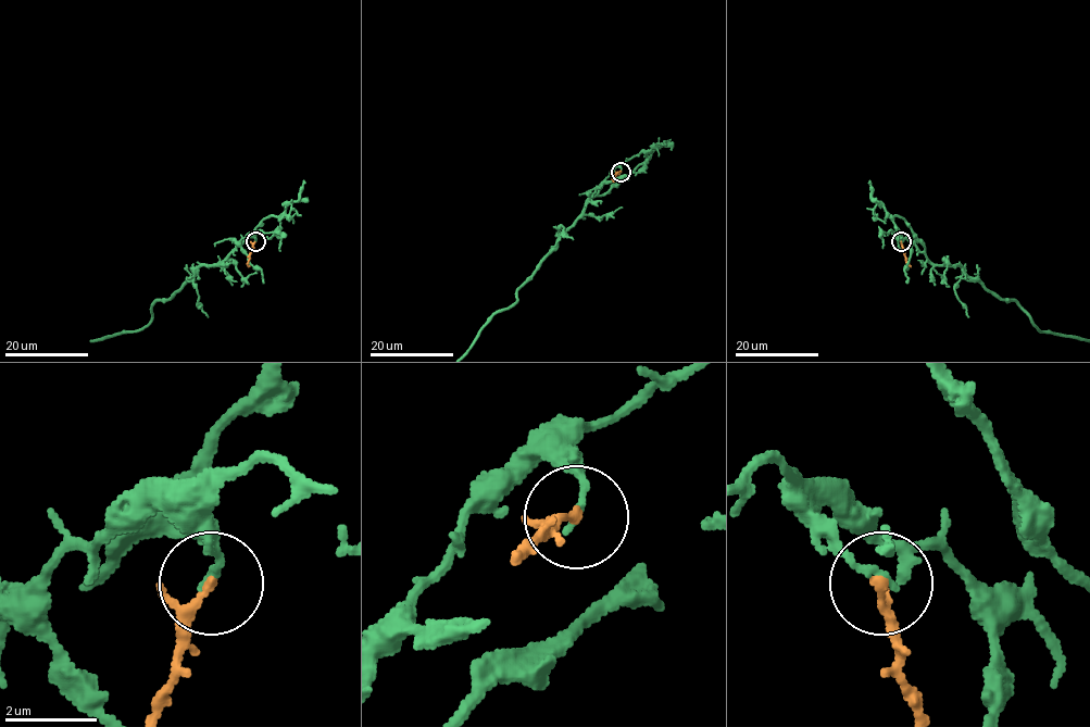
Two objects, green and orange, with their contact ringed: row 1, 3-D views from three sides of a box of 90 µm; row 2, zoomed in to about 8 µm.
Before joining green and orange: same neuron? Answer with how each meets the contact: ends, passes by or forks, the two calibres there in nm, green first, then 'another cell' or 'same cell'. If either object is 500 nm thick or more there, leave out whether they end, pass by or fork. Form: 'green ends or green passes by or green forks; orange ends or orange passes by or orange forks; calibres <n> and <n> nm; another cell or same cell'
green ends; orange passes by; calibres 150 and 160 nm; another cell

